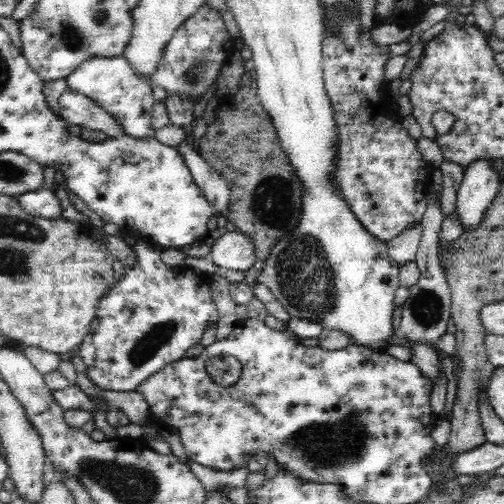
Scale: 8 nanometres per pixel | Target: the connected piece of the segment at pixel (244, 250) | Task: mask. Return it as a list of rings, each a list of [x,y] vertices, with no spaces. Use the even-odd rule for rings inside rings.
[[[238,230],[222,234],[211,245],[208,257],[222,270],[226,268],[244,272],[257,259],[252,238]]]

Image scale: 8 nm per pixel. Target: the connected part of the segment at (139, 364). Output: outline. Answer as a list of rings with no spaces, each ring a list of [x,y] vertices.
[[[139,240],[131,248],[136,254],[137,263],[100,299],[90,330],[79,348],[79,356],[86,364],[90,380],[100,389],[114,392],[136,391],[141,382],[157,374],[164,366],[181,360],[186,350],[200,343],[202,334],[218,319],[209,274],[197,273],[184,266],[164,264],[160,258],[168,251],[155,242]]]

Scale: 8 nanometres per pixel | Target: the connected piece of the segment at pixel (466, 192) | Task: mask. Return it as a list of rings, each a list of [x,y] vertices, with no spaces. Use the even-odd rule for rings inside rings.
[[[476,159],[464,169],[455,200],[455,212],[463,232],[472,230],[482,222],[500,190],[501,181],[497,171],[494,171],[494,162],[492,159]]]

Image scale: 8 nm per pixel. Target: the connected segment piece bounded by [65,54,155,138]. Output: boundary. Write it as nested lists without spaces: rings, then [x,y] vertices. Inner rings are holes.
[[[122,55],[114,58],[88,58],[65,78],[67,89],[76,90],[91,98],[98,106],[106,109],[122,125],[126,135],[132,138],[152,138],[155,136],[151,123],[153,102],[150,81],[137,74]]]

